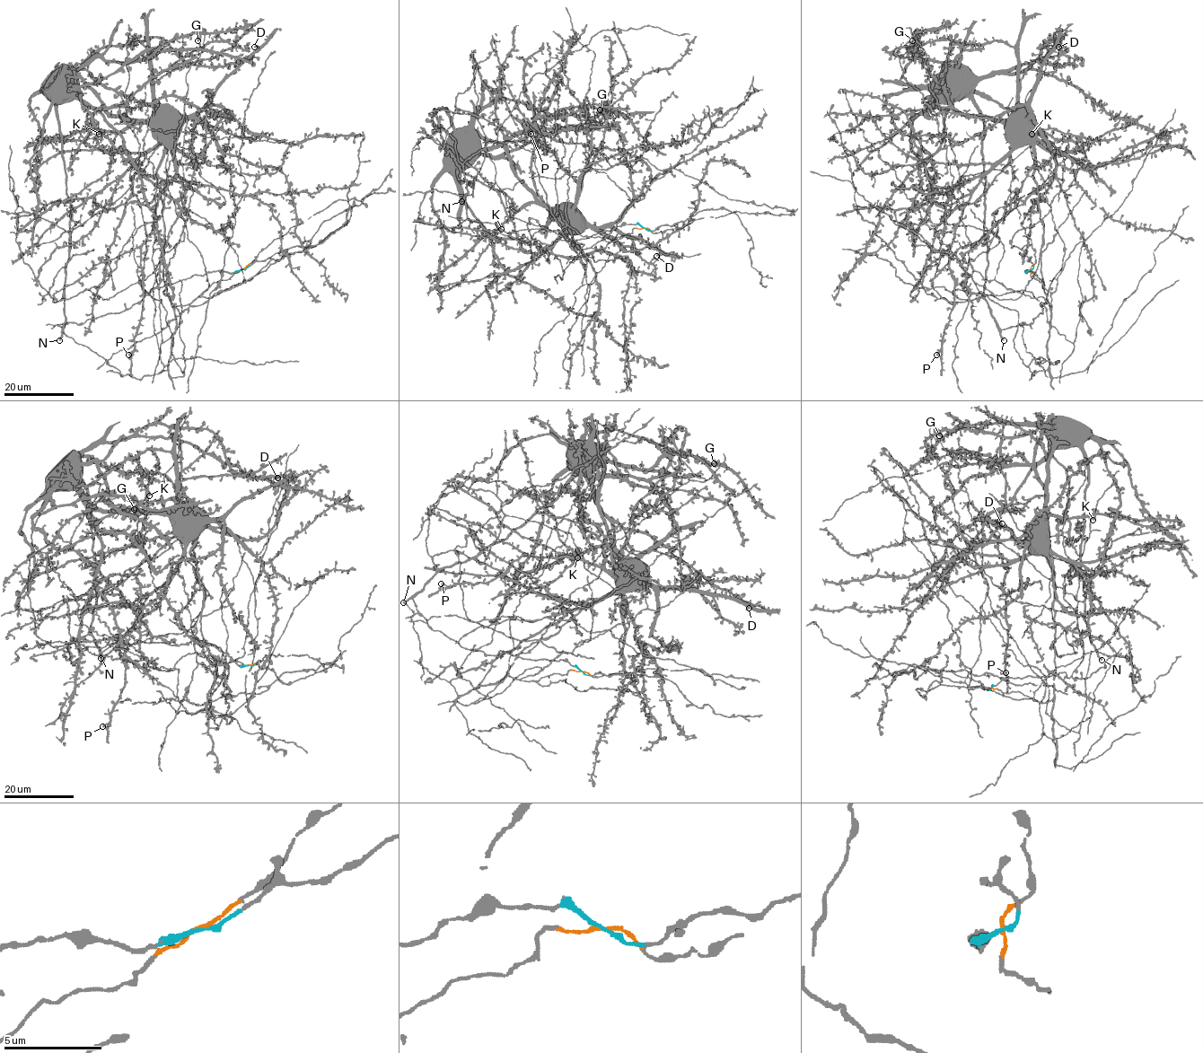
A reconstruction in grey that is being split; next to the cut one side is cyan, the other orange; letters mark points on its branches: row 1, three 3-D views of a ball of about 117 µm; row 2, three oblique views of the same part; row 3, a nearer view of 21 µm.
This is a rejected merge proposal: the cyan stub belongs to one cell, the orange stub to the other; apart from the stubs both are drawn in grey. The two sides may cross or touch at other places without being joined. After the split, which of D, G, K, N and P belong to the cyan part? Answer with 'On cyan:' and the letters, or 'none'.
On cyan: G, N

